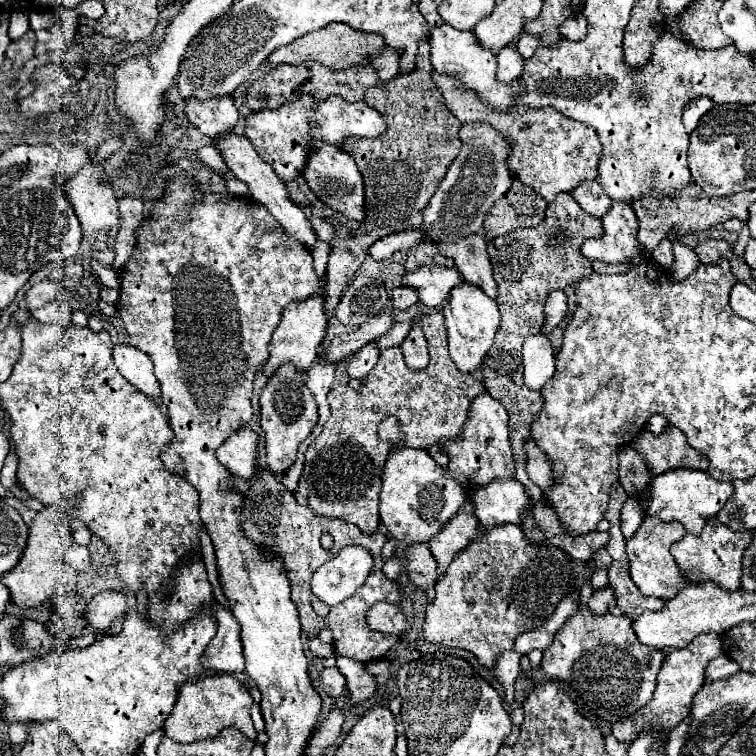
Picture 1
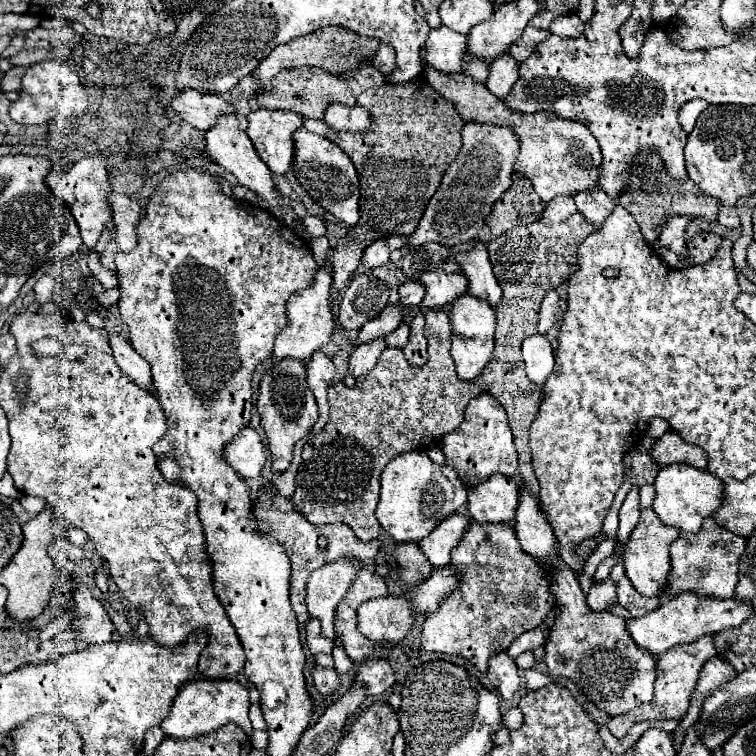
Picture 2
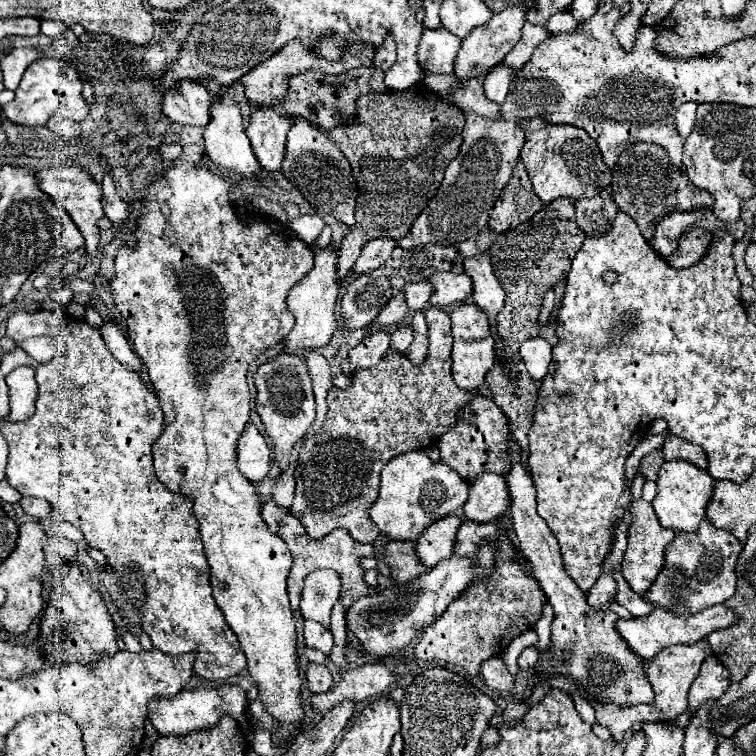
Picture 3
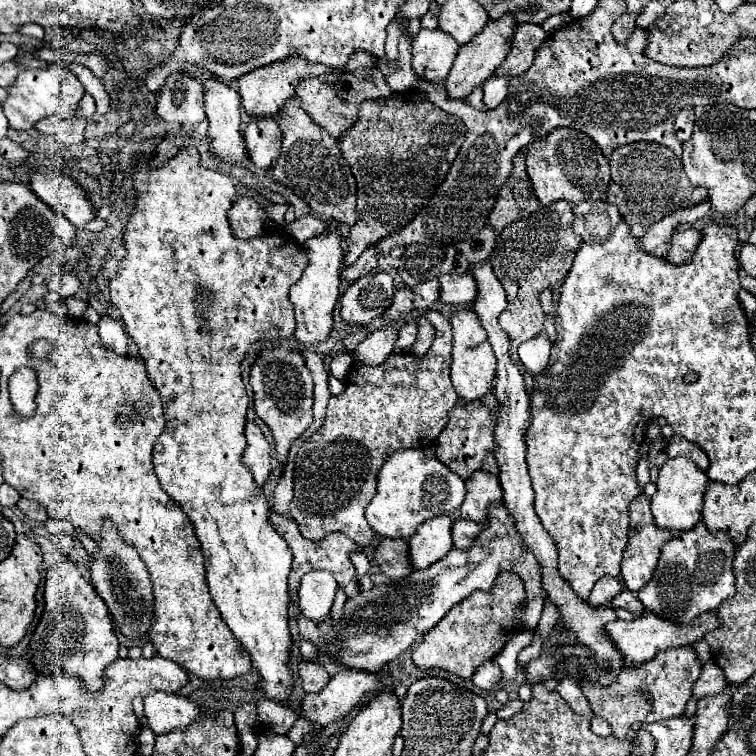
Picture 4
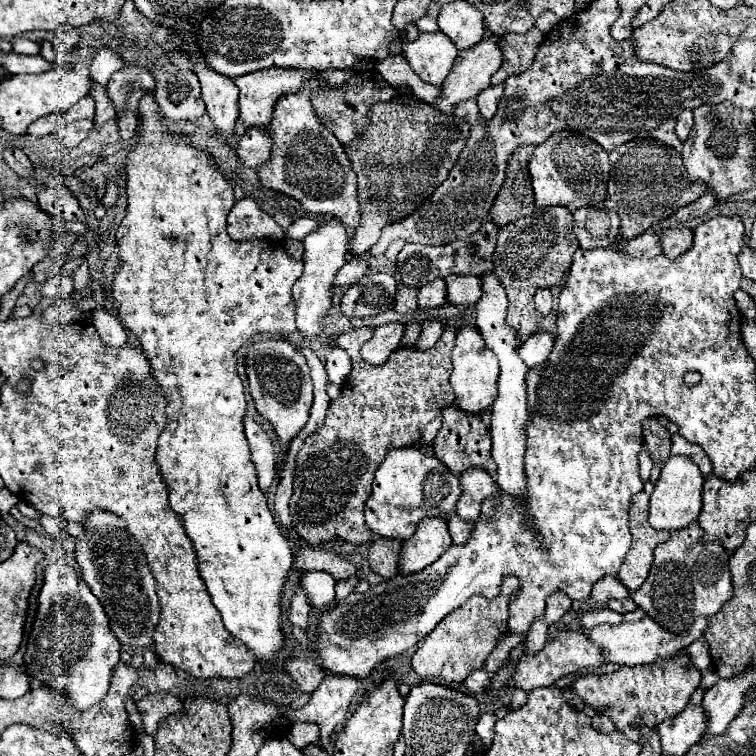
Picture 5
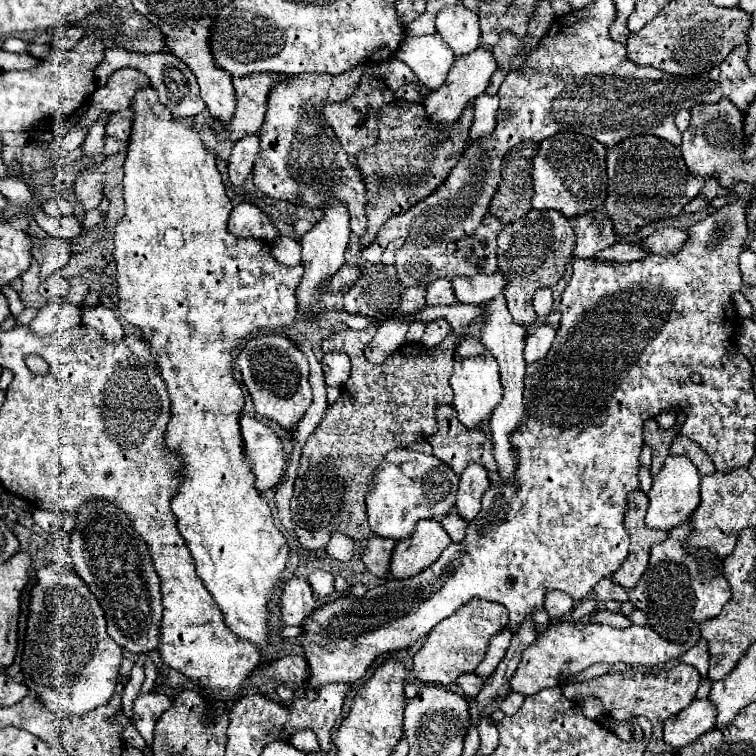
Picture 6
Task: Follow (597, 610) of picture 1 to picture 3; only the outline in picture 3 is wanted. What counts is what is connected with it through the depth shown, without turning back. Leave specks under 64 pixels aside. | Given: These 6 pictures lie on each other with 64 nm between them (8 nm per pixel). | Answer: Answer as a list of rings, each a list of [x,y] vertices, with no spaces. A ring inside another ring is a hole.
[[[602,574],[586,594],[588,604],[592,608],[608,608],[610,602],[614,602],[614,596],[616,596],[616,580],[612,578],[612,574]]]

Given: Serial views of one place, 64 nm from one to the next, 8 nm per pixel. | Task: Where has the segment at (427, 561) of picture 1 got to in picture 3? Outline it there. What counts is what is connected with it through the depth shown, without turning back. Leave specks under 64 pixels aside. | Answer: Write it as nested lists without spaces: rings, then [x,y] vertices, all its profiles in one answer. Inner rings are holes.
[[[390,540],[384,546],[384,562],[390,566],[390,574],[398,582],[408,582],[422,572],[426,572],[424,564],[420,564],[414,544],[412,542],[398,542]]]

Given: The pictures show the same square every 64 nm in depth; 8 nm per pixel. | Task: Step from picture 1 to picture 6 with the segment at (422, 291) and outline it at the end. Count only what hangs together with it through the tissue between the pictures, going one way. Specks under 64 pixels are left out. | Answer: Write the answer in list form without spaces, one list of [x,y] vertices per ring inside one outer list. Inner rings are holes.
[[[500,272],[492,276],[476,274],[472,278],[454,278],[452,286],[454,286],[454,294],[458,302],[480,306],[480,304],[490,302],[500,292],[504,292],[508,286],[508,280]]]

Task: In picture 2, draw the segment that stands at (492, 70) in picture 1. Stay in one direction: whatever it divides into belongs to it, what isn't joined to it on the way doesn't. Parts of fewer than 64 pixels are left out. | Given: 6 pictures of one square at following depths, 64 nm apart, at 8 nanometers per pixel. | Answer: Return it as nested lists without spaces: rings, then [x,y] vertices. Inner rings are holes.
[[[446,26],[430,30],[426,38],[426,66],[438,72],[462,72],[462,58],[466,52],[466,36],[452,32]],[[474,60],[472,64],[464,66],[464,74],[472,76],[476,82],[484,84],[484,82],[486,82],[486,78],[488,78],[488,68],[490,68],[490,64],[488,64],[488,62],[484,62],[484,60]]]

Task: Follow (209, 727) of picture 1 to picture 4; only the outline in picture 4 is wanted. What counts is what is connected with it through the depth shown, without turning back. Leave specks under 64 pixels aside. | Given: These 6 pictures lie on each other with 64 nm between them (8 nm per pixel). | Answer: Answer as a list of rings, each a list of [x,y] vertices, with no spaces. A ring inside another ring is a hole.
[[[154,692],[144,698],[144,716],[154,734],[166,734],[176,728],[186,730],[200,714],[202,710],[196,702],[178,694]]]

